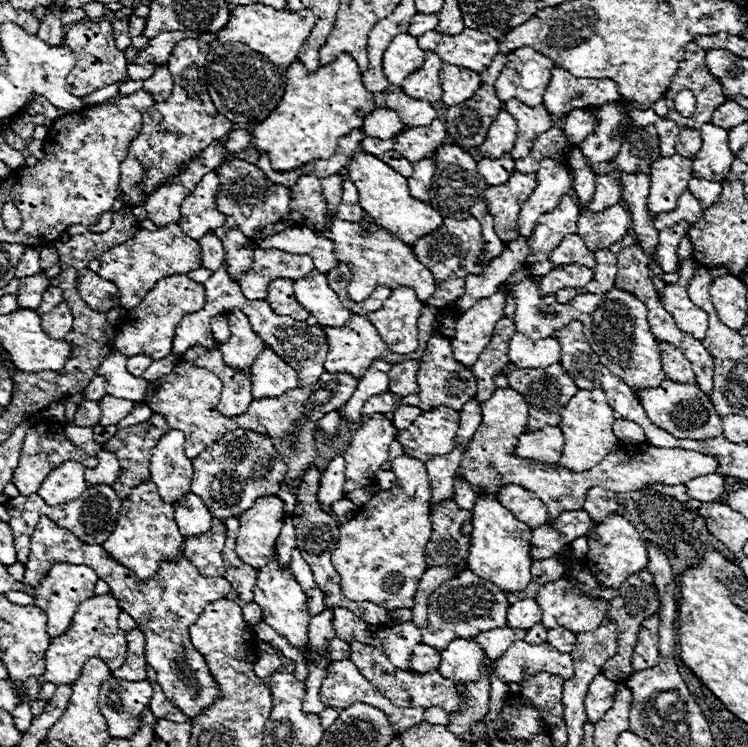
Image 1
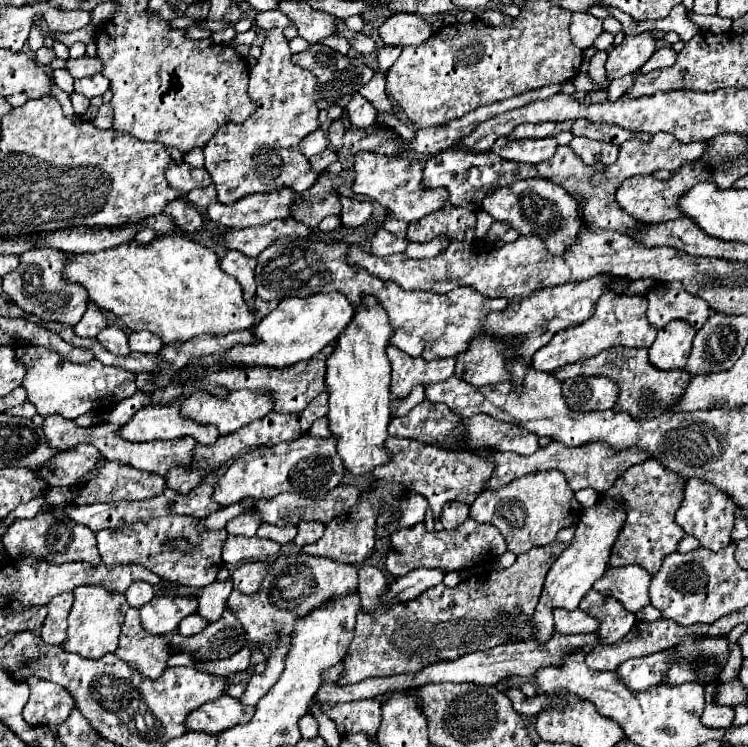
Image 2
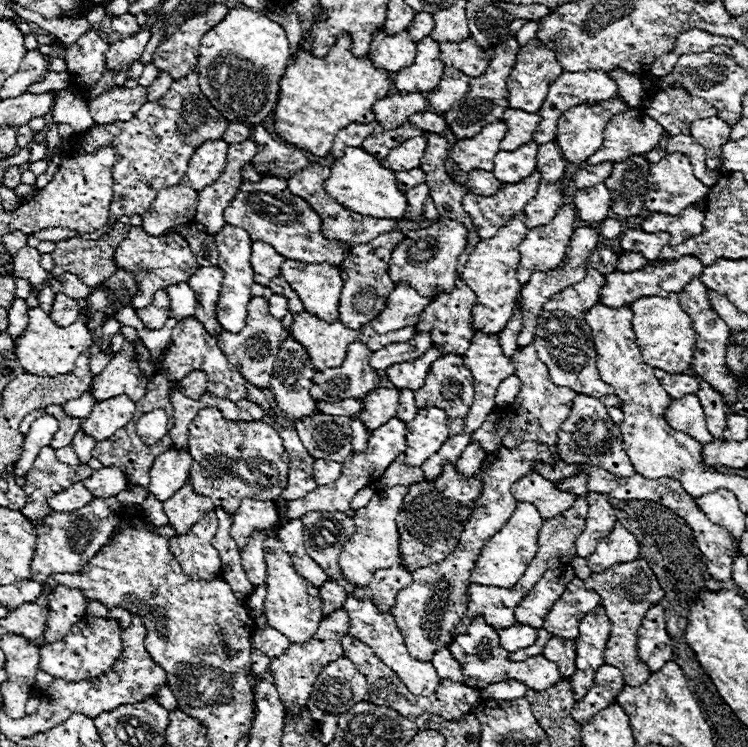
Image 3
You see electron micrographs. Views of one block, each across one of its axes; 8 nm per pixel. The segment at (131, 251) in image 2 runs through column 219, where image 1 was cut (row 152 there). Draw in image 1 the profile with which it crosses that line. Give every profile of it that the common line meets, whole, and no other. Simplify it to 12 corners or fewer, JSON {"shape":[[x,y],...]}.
{"shape":[[348,54],[294,62],[252,132],[278,172],[328,160],[374,110]]}

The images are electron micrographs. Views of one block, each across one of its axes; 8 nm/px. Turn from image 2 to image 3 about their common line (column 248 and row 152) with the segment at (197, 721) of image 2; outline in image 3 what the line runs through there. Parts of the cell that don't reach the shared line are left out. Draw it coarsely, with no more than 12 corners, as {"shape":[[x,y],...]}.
{"shape":[[718,116],[696,120],[690,136],[706,148],[706,168],[716,170],[730,126]]}

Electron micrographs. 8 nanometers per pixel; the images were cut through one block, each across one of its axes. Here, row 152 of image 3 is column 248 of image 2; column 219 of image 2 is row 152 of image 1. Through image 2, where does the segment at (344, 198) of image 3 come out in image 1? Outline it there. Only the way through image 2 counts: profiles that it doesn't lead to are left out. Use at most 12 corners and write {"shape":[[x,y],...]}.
{"shape":[[354,154],[348,176],[376,226],[406,246],[442,226],[380,158]]}

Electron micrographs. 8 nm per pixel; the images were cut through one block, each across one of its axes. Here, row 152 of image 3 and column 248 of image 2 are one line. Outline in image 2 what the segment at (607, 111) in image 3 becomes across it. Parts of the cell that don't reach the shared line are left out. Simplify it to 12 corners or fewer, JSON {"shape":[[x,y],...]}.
{"shape":[[248,562],[234,570],[232,584],[254,592],[270,568],[268,562]]}

